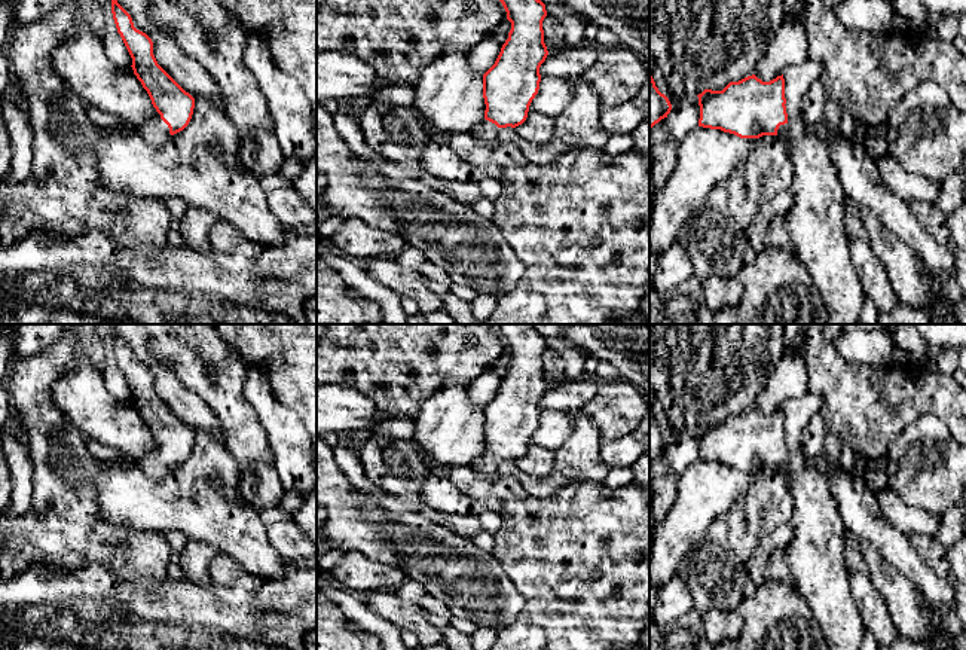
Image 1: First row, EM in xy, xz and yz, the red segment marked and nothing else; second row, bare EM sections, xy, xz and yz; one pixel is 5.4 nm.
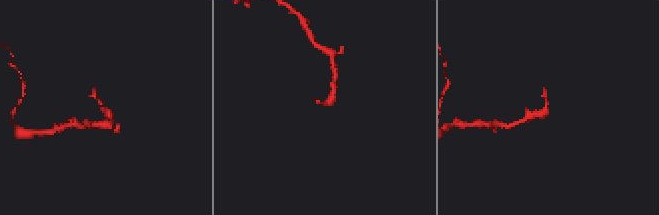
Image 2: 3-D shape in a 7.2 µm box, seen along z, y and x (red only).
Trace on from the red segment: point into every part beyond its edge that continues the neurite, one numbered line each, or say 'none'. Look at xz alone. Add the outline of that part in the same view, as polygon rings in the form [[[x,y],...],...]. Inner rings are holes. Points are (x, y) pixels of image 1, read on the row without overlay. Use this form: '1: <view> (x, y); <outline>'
1: xz (486, 464); [[[483,454],[479,460],[476,460],[471,467],[474,469],[474,472],[477,472],[479,474],[486,476],[490,482],[498,479],[498,473],[496,473],[496,467],[498,467],[499,461],[489,455],[489,454]]]

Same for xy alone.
1: xy (155, 464); [[[155,448],[152,452],[143,455],[138,461],[143,472],[152,479],[163,479],[171,470],[168,458],[161,452],[161,448]]]

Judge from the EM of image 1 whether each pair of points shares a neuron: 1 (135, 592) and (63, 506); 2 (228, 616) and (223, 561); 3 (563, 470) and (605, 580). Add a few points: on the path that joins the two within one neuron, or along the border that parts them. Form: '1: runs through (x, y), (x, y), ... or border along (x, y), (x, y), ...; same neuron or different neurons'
1: border along (141, 574), (150, 579), (167, 577); different neurons
2: border along (211, 582), (241, 586), (250, 591), (260, 585); different neurons
3: border along (602, 481), (572, 481), (547, 496), (537, 497); different neurons

